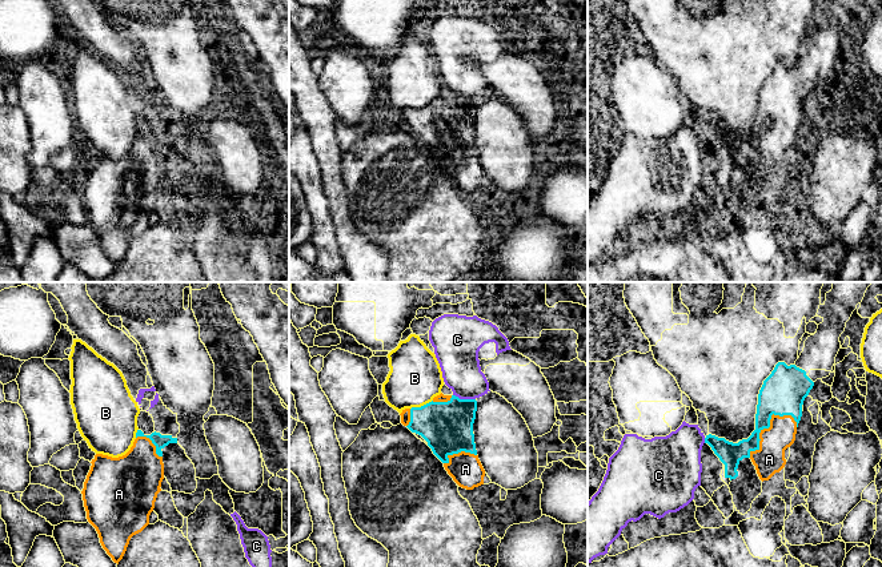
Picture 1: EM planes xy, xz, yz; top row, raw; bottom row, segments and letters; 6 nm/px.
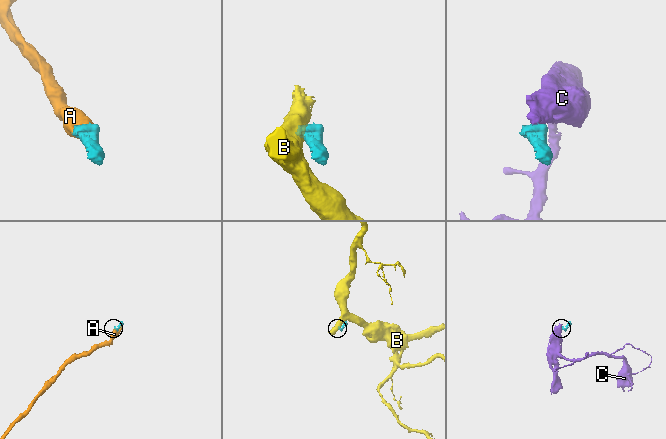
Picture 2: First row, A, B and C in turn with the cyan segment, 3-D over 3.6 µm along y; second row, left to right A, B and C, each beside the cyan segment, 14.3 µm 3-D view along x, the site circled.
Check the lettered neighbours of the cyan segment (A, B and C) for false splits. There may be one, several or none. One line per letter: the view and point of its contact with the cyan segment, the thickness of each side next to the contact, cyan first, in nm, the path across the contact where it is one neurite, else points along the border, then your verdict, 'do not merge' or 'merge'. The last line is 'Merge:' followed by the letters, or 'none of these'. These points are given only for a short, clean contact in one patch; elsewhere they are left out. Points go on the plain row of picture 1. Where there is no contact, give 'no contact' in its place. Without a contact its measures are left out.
A: meets cyan in yz at (768, 129); 260 nm thick on the cyan side, 180 nm on the other; merge
B: meets cyan in xz at (421, 108); 300 nm thick on the cyan side, 320 nm on the other; border along xz (432, 101), (411, 111); do not merge
C: meets cyan in xz at (464, 101); 300 nm thick on the cyan side, 240 nm on the other; border along xz (453, 96), (460, 100), (474, 101); do not merge
Merge: A

